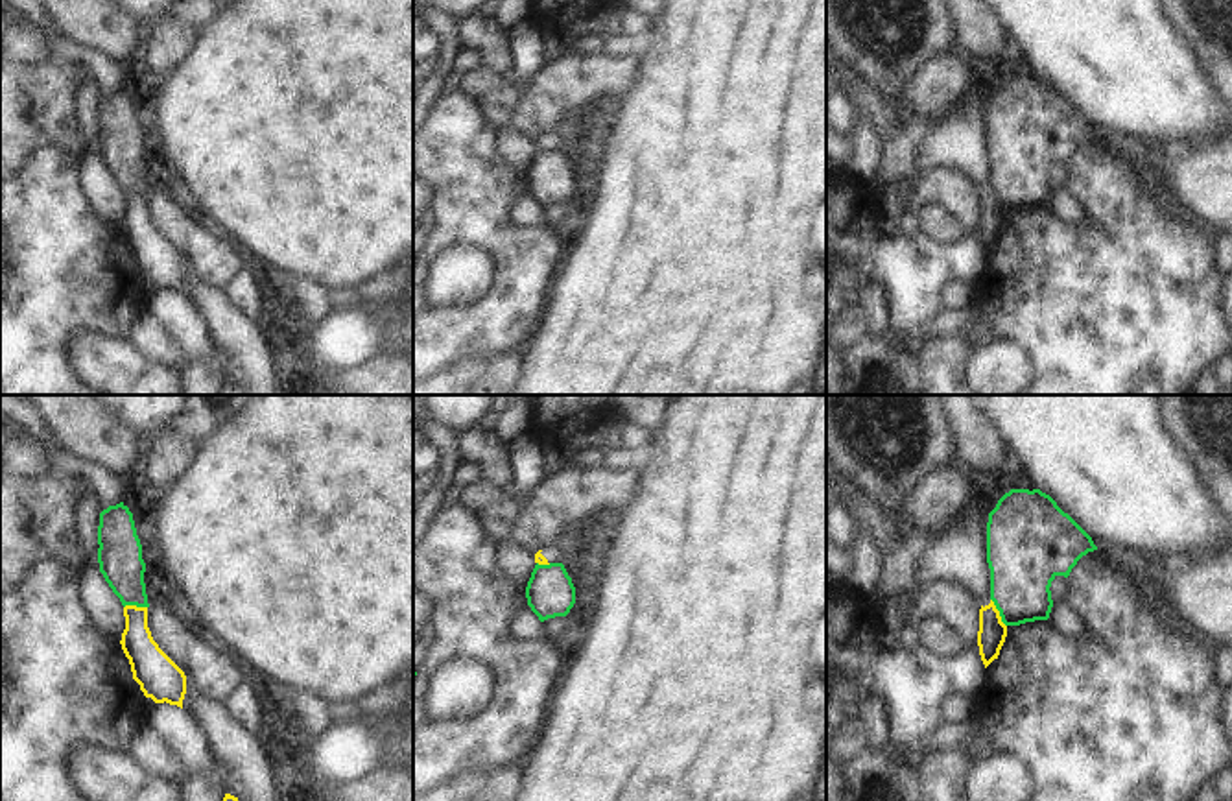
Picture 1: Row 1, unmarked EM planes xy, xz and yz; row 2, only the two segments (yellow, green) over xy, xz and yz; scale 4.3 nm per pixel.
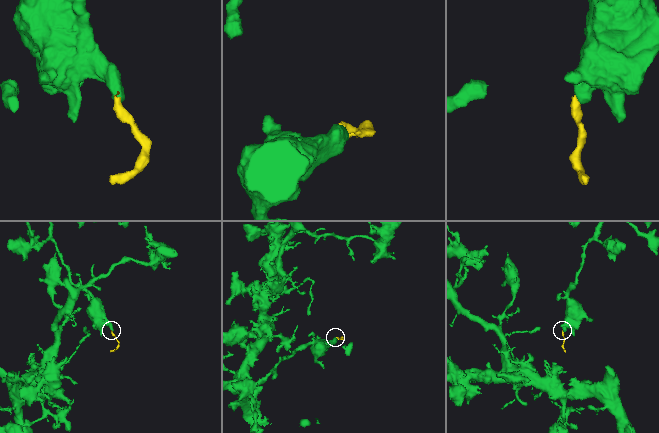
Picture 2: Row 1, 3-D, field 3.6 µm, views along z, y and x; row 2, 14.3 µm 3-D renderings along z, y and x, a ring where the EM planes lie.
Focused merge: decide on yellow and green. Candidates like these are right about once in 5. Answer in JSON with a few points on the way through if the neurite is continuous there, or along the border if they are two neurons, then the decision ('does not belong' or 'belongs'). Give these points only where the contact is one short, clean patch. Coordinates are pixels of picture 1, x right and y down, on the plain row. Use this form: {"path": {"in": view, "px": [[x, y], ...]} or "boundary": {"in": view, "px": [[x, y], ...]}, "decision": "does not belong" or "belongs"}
{"boundary": {"in": "yz", "px": [[991, 185], [1006, 213]]}, "decision": "does not belong"}

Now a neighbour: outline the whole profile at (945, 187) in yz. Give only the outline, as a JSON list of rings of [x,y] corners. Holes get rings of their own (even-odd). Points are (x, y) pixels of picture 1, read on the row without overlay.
[[[948,166],[928,168],[911,185],[909,212],[942,207],[970,231],[977,231],[979,196],[979,188],[966,173]]]

